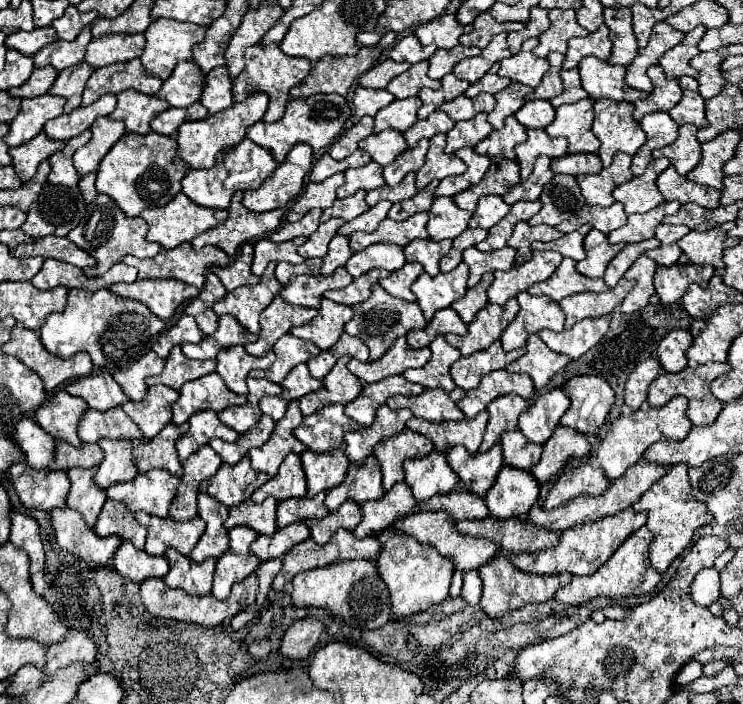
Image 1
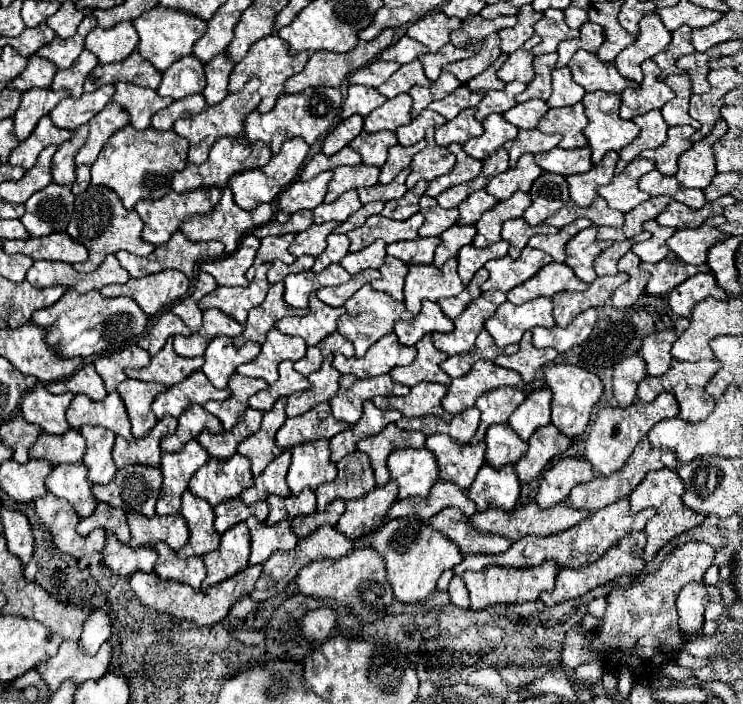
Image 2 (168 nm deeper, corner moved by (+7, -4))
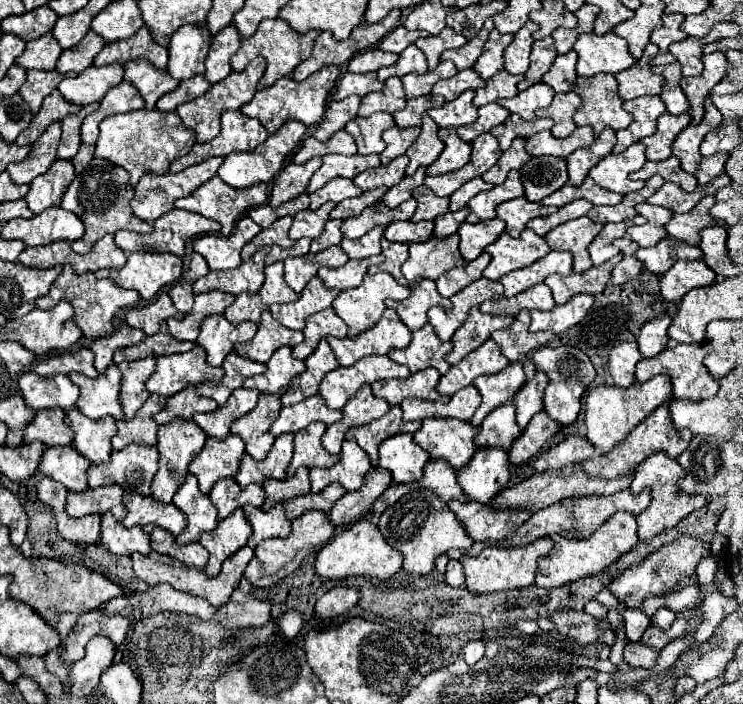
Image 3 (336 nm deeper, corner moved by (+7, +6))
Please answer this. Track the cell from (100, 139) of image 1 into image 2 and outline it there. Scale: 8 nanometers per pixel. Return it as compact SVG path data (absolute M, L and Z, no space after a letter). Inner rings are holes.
M111 102L107 104L107 108L101 110L101 114L93 116L89 120L89 138L85 140L83 148L77 152L75 156L75 164L81 166L81 164L93 164L97 160L97 154L101 152L103 144L107 142L107 138L117 132L119 128L127 126L129 124L129 114L123 106L119 106L117 102Z

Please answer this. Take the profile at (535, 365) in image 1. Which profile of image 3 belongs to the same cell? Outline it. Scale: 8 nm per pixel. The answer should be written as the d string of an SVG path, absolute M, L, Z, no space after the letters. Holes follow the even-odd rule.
M521 310L521 314L515 316L515 322L513 326L509 326L509 330L497 330L493 334L493 340L501 346L501 352L509 358L511 364L521 362L523 356L547 346L555 338L553 332L531 332L529 324L529 310Z

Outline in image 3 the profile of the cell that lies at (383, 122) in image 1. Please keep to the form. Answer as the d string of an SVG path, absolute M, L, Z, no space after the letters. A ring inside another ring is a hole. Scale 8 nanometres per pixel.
M389 78L385 82L385 88L375 94L367 94L361 102L359 116L367 118L373 112L387 112L393 114L397 110L403 110L407 106L407 96L403 90L403 84L399 78Z

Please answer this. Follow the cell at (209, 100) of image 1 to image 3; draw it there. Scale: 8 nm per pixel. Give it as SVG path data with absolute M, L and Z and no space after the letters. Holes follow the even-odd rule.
M231 24L227 28L223 28L217 36L211 38L211 48L205 60L205 78L209 84L217 84L221 80L225 80L231 74L231 64L229 58L239 50L241 46L241 38L235 32L237 28Z

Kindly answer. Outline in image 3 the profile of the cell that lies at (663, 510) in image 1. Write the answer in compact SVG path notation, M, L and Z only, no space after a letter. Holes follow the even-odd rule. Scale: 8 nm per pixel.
M657 452L657 454L649 456L641 466L637 466L633 482L631 482L631 492L643 492L645 488L649 488L651 494L653 494L653 500L651 500L649 508L645 508L637 516L637 524L639 524L639 532L637 534L639 534L639 540L649 542L659 532L677 526L679 520L683 520L687 514L691 514L691 512L695 512L695 510L699 510L699 508L705 506L705 498L703 496L697 496L697 494L691 496L691 494L681 492L681 488L679 488L677 482L683 476L685 476L685 472L679 466L679 462L673 460L673 458L669 458L665 452Z

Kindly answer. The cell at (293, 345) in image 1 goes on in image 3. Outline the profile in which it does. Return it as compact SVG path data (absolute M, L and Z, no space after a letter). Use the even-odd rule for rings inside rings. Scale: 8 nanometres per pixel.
M265 310L265 314L261 314L259 330L253 336L253 340L247 344L239 344L235 348L235 352L253 360L253 362L267 364L277 348L297 346L301 340L303 340L303 332L299 332L299 330L293 332L293 330L281 326L277 320L271 318L269 310Z

